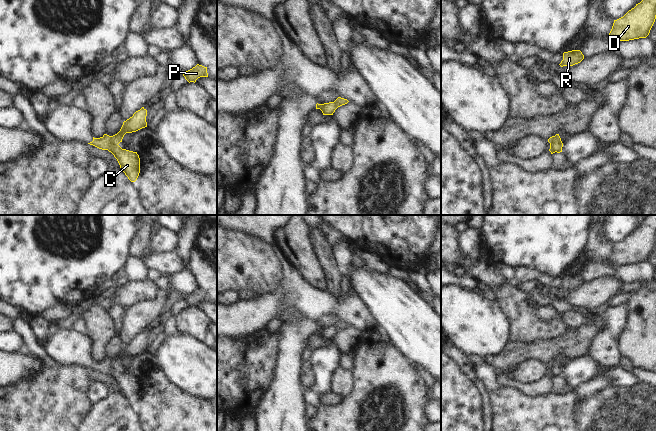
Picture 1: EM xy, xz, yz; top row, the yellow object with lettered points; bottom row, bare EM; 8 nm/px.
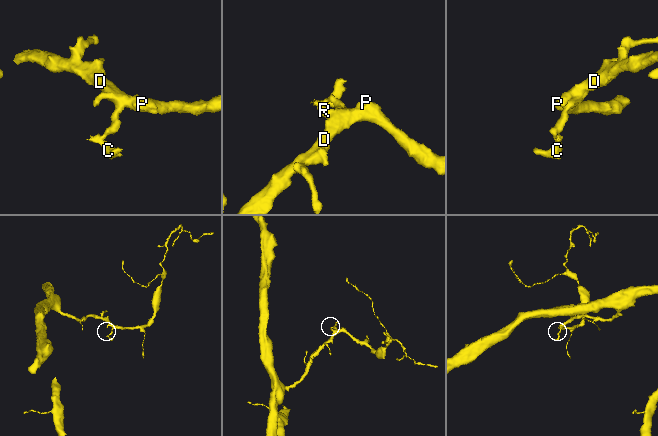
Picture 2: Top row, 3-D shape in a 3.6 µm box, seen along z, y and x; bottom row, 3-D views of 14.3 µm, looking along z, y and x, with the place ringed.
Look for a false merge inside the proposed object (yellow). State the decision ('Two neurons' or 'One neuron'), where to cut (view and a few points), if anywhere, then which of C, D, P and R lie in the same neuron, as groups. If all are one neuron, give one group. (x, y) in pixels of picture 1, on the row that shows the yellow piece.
Two neurons. Split along xy (110, 136), (110, 139), (117, 144). Groups: C / D P R

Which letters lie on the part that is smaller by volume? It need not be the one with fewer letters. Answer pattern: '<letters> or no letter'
C

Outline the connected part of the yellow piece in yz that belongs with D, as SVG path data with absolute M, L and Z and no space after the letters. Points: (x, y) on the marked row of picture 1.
M642 0L623 17L614 20L608 41L616 43L646 38L656 19L656 0Z

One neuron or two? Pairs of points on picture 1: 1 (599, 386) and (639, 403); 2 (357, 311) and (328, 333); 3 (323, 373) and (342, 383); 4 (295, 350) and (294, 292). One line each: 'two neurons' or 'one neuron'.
1: two neurons
2: two neurons
3: two neurons
4: two neurons

